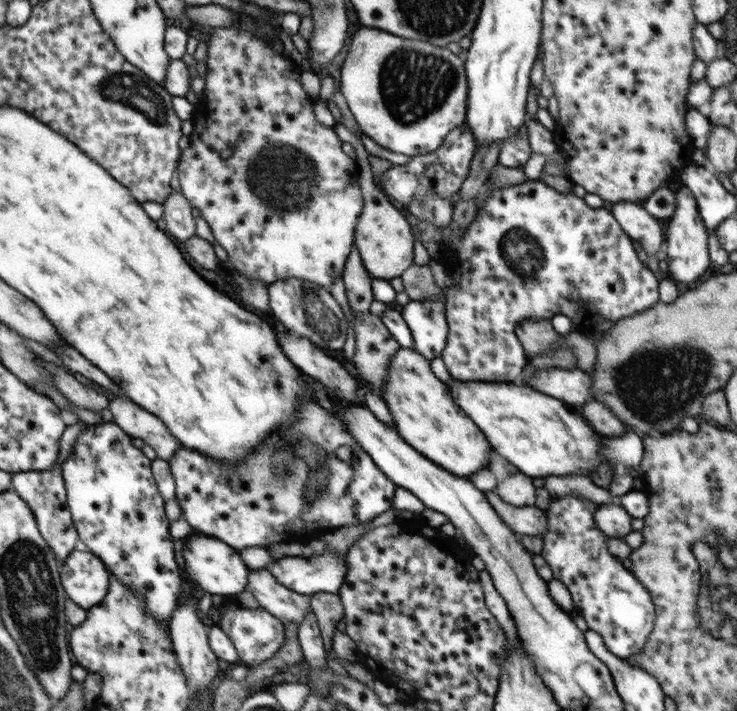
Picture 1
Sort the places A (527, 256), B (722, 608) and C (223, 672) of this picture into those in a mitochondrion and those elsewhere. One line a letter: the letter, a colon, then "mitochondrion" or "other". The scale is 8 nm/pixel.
A: mitochondrion
B: mitochondrion
C: other

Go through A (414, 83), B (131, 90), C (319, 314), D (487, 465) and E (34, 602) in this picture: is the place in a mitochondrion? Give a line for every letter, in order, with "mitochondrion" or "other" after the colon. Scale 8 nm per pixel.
A: mitochondrion
B: mitochondrion
C: mitochondrion
D: other
E: mitochondrion

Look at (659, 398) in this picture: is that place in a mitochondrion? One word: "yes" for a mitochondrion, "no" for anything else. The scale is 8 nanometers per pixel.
yes

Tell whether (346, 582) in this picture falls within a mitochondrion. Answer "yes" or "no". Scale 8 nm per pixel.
no

